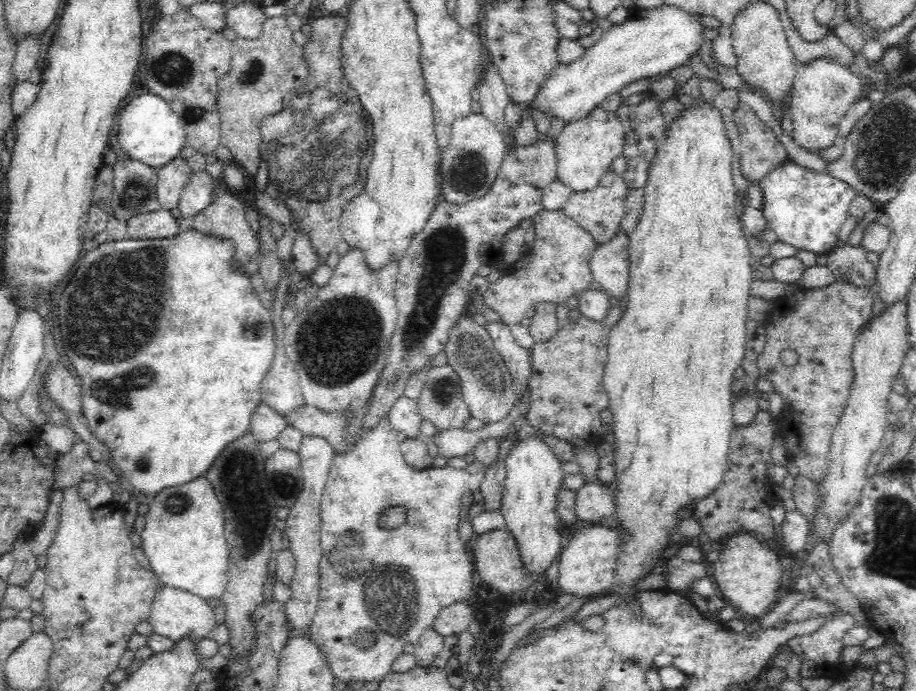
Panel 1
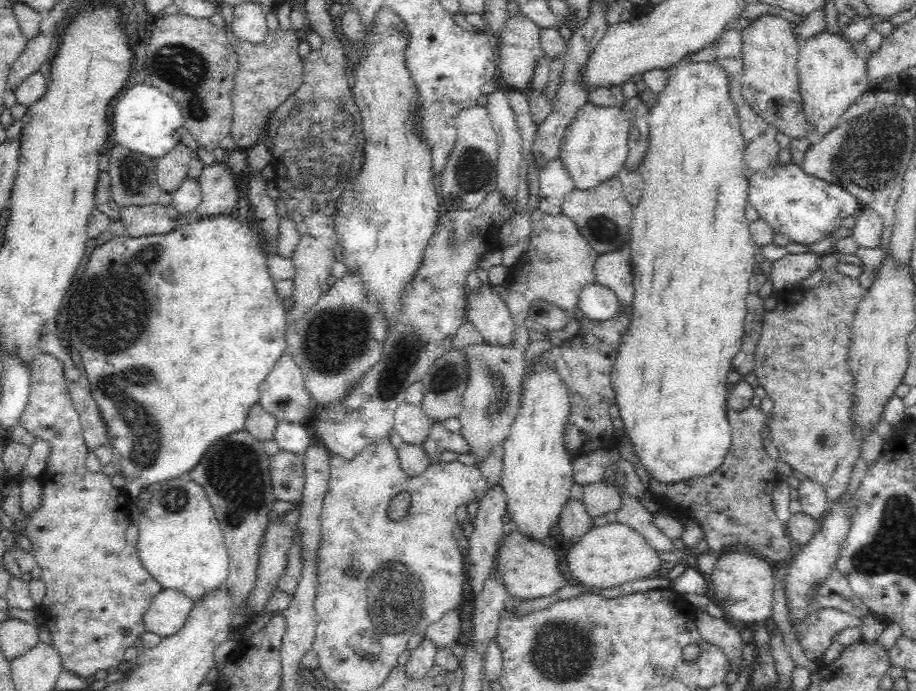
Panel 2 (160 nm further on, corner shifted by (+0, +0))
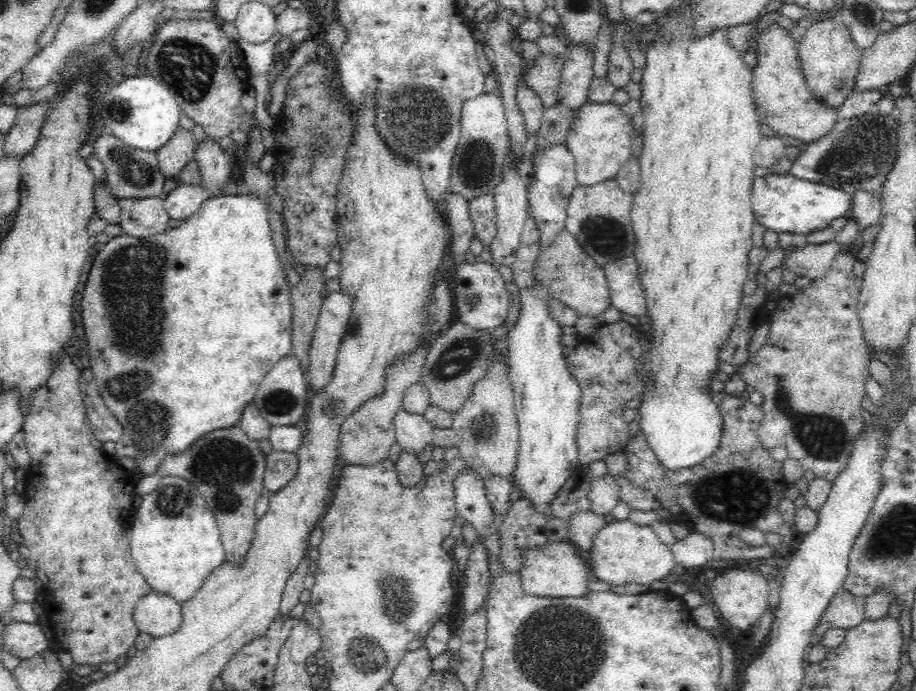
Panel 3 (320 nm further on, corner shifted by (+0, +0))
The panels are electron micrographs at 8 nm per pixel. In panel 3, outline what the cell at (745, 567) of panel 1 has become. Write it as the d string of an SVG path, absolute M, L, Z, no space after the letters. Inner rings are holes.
M737 565L726 569L712 581L712 585L710 585L710 594L713 598L712 605L717 614L720 614L729 626L740 631L748 631L769 606L768 583L762 576L763 574L759 569L743 568Z

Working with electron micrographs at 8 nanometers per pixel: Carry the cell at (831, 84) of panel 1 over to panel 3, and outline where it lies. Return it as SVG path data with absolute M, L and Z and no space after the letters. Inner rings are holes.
M840 17L813 20L813 24L798 43L798 54L810 92L824 104L838 108L844 98L853 92L862 56L858 45L853 41L850 29Z

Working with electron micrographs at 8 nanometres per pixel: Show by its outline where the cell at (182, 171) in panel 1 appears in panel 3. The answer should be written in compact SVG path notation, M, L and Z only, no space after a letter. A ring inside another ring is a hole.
M179 125L170 140L160 146L158 161L166 179L177 177L186 163L194 159L196 144L193 131Z

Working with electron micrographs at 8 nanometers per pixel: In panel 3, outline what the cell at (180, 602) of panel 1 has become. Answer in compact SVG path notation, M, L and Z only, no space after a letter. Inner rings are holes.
M152 591L134 606L132 619L140 633L160 638L178 631L182 622L181 603L168 594Z

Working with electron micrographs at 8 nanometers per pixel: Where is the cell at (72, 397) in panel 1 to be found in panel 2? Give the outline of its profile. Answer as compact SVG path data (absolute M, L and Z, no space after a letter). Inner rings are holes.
M70 383L68 389L70 389L72 403L74 403L74 407L80 415L87 450L95 450L99 446L109 444L108 427L102 419L102 413L100 413L98 404L92 397L91 390L86 390L79 384L72 383Z

